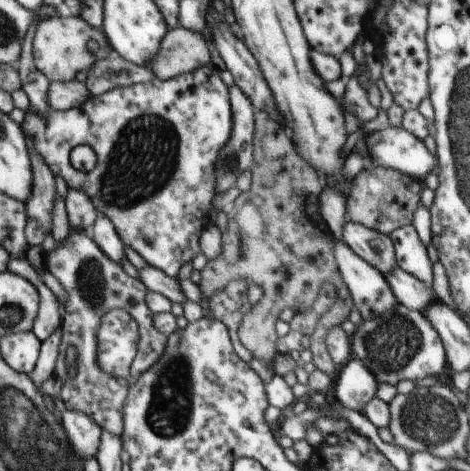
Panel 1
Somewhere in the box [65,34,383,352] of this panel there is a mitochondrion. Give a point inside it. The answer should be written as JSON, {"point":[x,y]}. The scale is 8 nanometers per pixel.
{"point":[145,157]}

